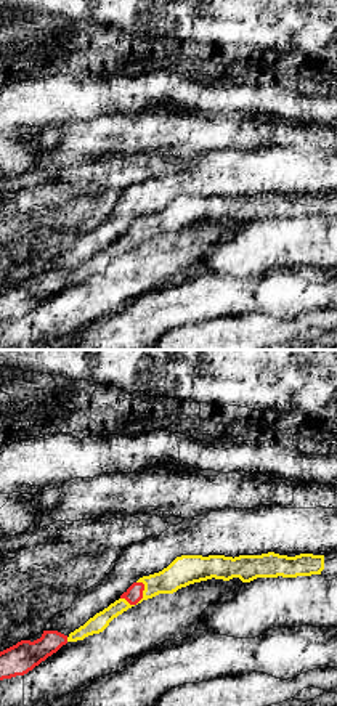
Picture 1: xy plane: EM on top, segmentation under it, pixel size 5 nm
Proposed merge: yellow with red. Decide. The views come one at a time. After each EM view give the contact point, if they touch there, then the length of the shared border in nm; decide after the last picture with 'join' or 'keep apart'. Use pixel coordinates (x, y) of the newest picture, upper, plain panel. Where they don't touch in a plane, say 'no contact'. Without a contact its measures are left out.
contact (138, 243); length 150 nm

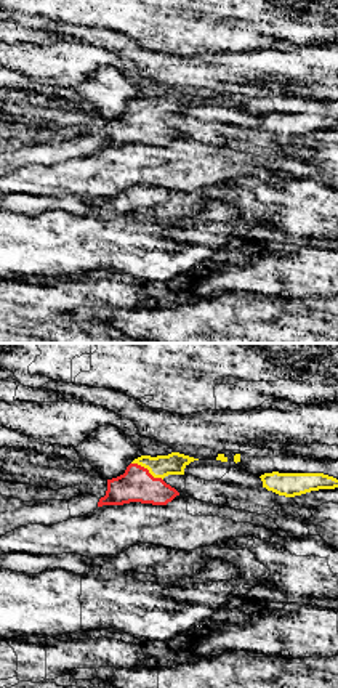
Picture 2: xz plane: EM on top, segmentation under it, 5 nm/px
contact (148, 109); length 180 nm

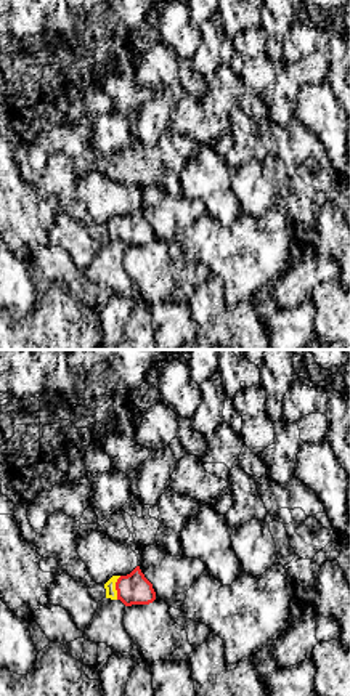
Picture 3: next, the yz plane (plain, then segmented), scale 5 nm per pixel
contact (114, 228); length 120 nm

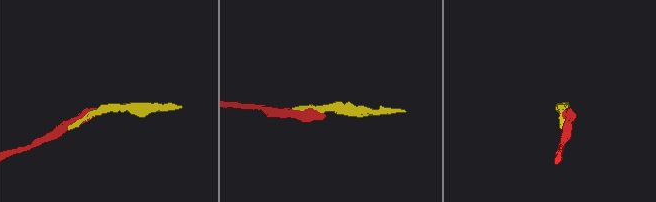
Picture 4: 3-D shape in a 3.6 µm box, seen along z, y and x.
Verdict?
join

